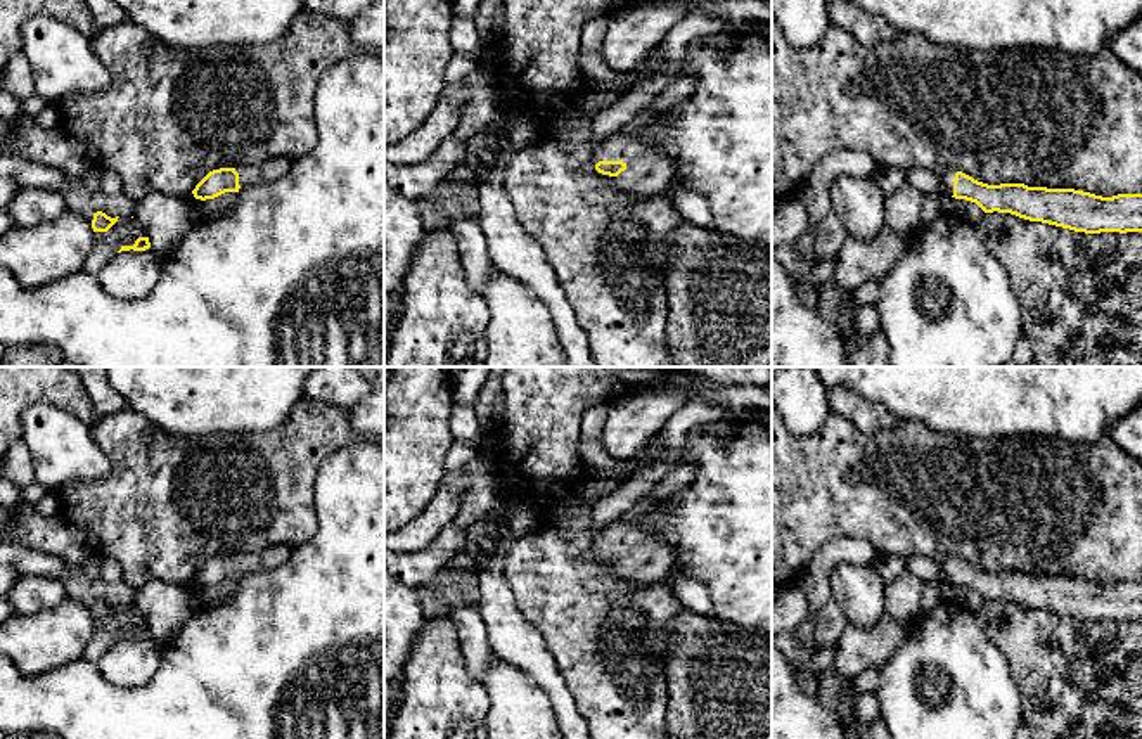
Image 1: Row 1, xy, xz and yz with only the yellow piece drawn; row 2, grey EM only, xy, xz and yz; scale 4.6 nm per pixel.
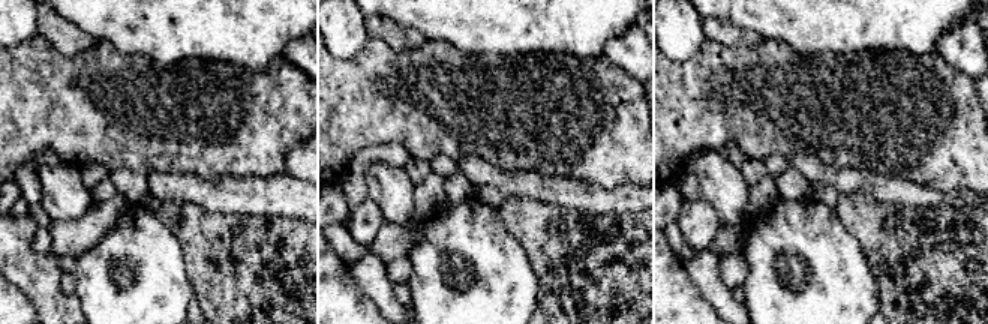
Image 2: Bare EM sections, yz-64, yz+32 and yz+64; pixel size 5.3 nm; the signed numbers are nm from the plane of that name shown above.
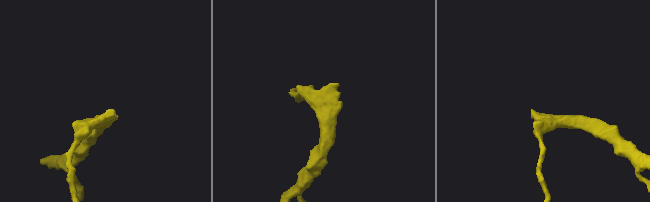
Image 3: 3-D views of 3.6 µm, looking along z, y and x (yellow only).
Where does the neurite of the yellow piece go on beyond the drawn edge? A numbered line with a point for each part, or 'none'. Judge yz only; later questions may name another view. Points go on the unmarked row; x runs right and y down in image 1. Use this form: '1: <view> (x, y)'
1: yz (947, 563)

